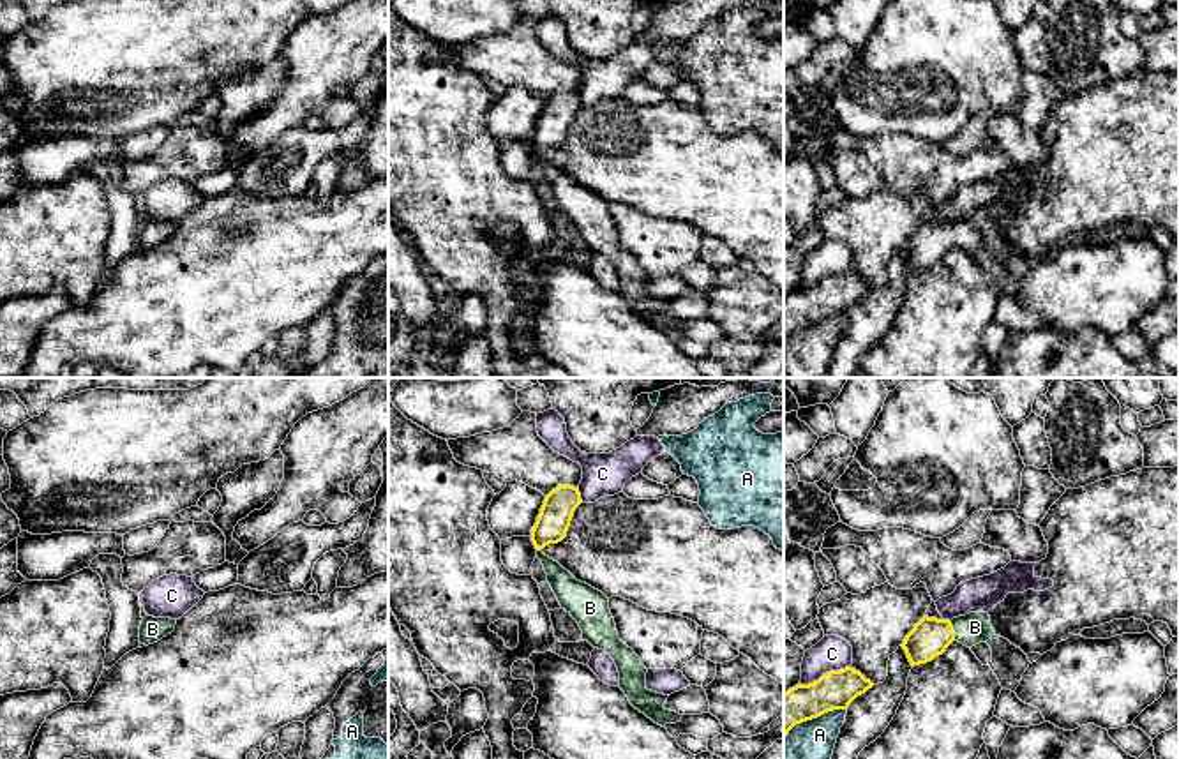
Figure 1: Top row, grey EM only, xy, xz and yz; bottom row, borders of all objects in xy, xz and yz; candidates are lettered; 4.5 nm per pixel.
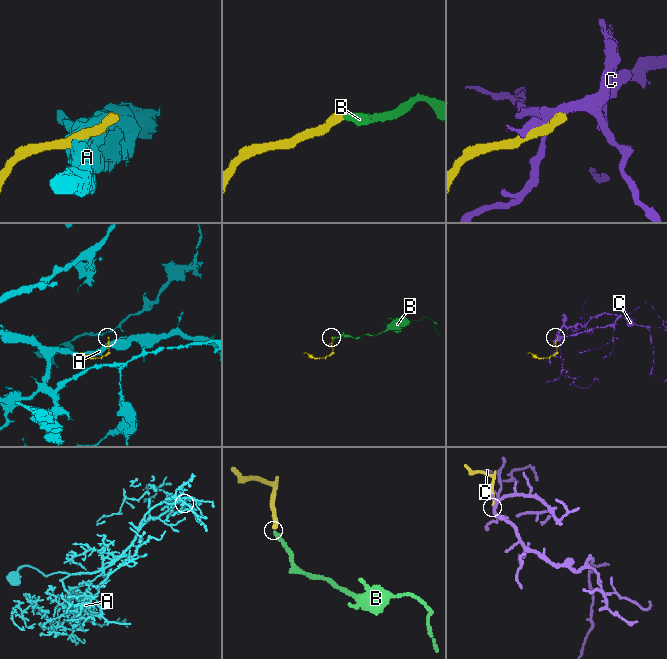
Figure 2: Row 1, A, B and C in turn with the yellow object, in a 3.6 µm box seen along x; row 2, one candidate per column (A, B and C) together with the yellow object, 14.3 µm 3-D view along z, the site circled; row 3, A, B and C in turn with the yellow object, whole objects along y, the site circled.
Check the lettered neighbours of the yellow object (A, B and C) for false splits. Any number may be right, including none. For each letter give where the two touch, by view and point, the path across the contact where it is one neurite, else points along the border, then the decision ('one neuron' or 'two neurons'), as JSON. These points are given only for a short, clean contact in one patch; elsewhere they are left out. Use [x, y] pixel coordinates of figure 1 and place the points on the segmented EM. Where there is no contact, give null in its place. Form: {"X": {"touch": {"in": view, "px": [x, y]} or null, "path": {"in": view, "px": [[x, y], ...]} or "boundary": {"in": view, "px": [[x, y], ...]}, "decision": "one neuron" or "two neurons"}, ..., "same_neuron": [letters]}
{"A": {"touch": {"in": "yz", "px": [814, 717]}, "boundary": {"in": "yz", "px": [[846, 708], [835, 708], [802, 721], [784, 738]]}, "decision": "two neurons"}, "B": {"touch": {"in": "yz", "px": [952, 631]}, "path": {"in": "yz", "px": [[929, 638], [952, 631], [975, 627]]}, "decision": "one neuron"}, "C": {"touch": {"in": "yz", "px": [826, 673]}, "decision": "two neurons"}, "same_neuron": ["B"]}

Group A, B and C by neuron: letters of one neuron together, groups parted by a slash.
A / B / C

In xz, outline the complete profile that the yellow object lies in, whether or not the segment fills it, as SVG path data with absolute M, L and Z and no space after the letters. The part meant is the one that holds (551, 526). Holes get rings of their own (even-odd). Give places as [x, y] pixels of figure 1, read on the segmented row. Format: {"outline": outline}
{"outline": "M559 485L545 496L531 530L531 542L537 551L567 537L574 512L581 503L579 487L574 485Z"}

